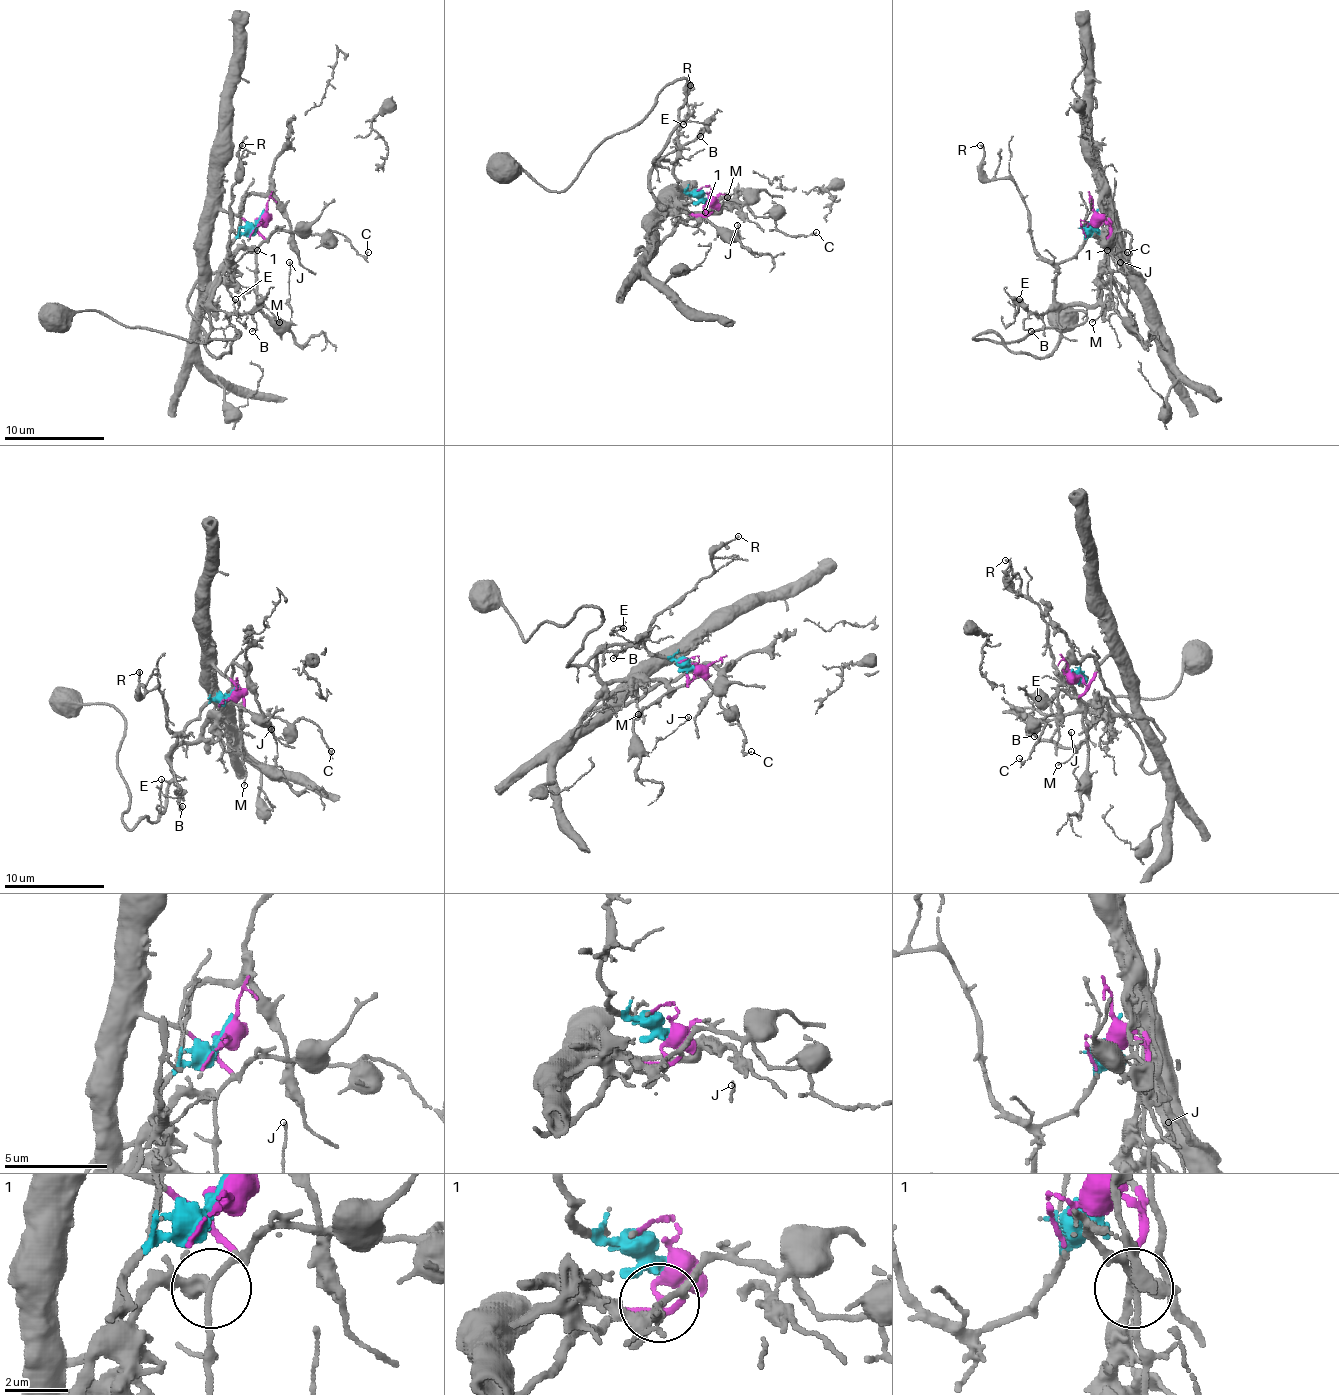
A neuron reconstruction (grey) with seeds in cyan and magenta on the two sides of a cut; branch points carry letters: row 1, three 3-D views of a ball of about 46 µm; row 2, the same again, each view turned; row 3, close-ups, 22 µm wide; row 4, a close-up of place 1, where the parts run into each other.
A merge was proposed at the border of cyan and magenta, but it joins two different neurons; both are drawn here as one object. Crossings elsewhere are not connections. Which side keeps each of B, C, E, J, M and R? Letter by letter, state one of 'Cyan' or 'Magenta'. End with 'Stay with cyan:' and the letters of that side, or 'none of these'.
B: Cyan
C: Magenta
E: Cyan
J: Magenta
M: Magenta
R: Cyan
Stay with cyan: B, E, R

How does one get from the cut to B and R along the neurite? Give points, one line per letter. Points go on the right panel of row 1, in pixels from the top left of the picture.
B: (1095, 218), (1092, 231), (1054, 276), (1054, 304), (1044, 314), (1032, 314), (1024, 321), (1032, 331)
R: (1095, 218), (1080, 248), (1070, 258), (1049, 263), (1032, 241), (1024, 196), (1009, 178), (984, 173), (979, 145)

